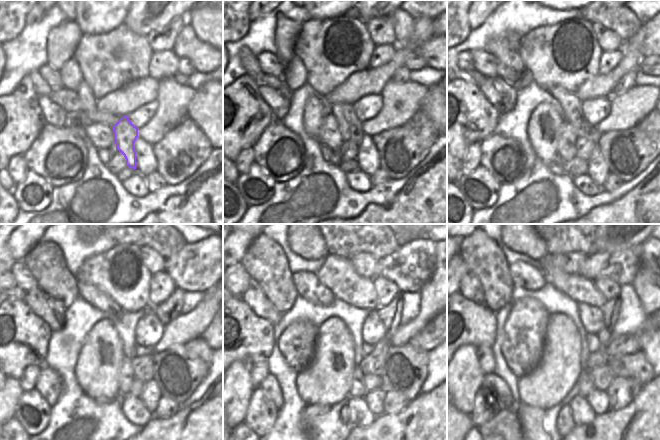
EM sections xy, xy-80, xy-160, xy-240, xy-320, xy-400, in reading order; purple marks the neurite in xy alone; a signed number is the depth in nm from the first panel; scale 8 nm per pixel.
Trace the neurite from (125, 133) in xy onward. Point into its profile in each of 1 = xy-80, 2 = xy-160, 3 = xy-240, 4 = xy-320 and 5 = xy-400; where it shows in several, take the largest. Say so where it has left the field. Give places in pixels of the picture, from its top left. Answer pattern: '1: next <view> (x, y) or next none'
1: next xy-80 (350, 126)
2: next xy-160 (571, 106)
3: next xy-240 (89, 293)
4: next xy-320 (308, 285)
5: next xy-400 (524, 275)

